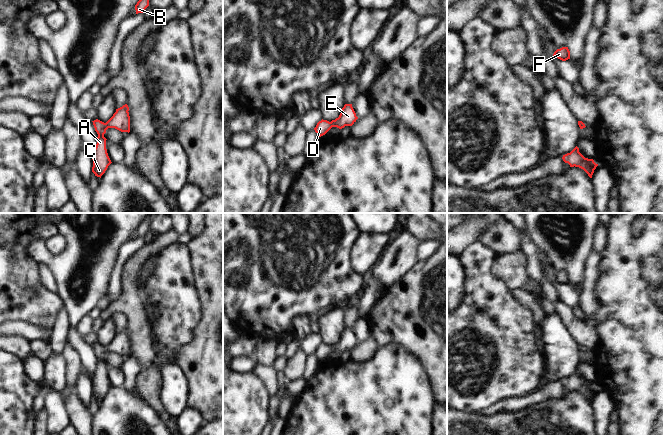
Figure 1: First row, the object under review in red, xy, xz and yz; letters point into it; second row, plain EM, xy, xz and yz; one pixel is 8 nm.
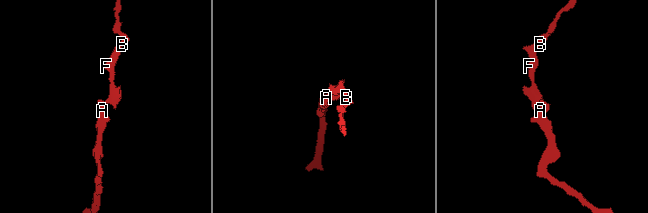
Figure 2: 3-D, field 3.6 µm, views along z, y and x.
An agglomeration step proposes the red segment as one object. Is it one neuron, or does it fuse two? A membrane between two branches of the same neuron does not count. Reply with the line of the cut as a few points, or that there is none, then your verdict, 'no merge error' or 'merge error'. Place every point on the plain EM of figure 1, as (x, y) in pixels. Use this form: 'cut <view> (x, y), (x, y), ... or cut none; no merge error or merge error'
cut none; no merge error

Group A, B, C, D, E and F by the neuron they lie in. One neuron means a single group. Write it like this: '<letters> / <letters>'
A B C D E F

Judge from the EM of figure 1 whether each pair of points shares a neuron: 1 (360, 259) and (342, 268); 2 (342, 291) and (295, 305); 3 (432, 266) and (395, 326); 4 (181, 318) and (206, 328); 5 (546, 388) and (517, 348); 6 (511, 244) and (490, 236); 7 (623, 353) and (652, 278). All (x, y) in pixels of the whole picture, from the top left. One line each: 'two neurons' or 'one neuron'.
1: two neurons
2: one neuron
3: one neuron
4: two neurons
5: two neurons
6: one neuron
7: one neuron

